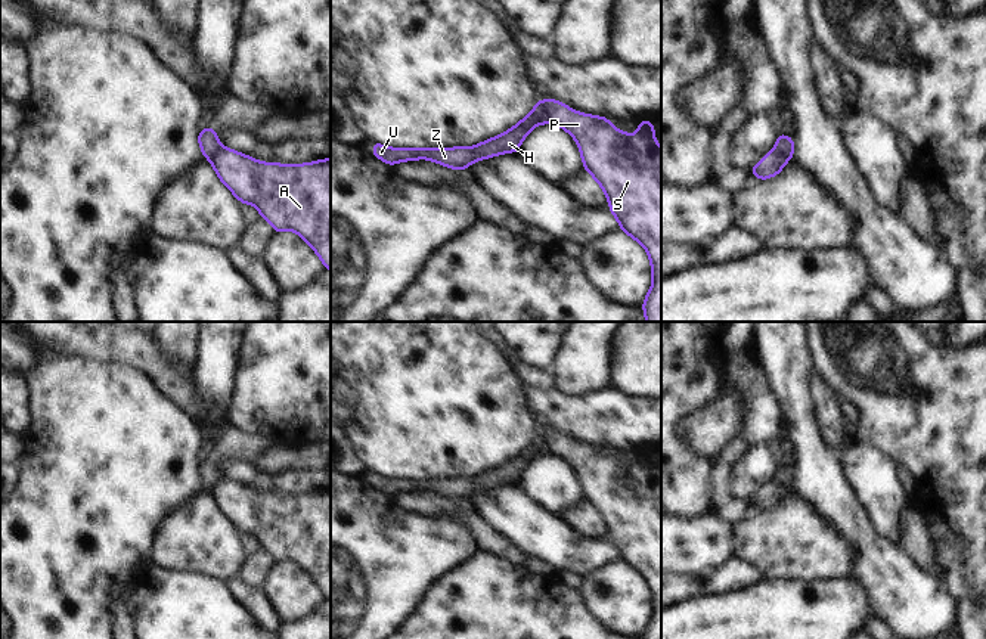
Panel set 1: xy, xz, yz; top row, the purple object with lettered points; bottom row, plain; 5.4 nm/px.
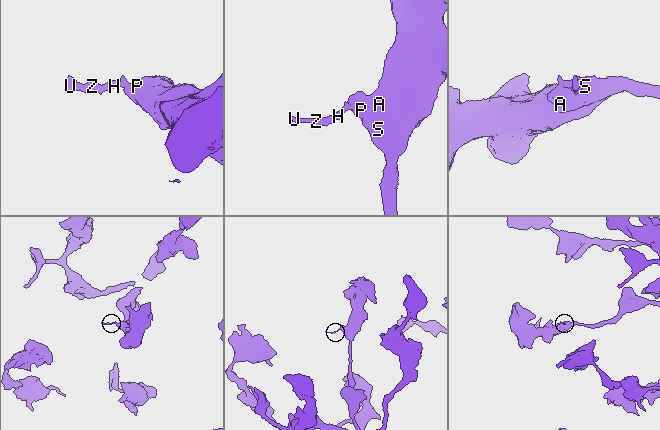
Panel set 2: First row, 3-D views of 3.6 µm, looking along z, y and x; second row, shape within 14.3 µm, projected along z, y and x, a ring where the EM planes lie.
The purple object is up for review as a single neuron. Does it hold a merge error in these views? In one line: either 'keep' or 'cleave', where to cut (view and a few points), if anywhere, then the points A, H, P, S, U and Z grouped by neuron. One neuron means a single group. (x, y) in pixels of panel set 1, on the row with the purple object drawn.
cleave; cut in xz along (542, 101), (551, 121); A P S / H U Z

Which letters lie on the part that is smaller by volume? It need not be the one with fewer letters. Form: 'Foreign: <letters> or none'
Foreign: H, U, Z

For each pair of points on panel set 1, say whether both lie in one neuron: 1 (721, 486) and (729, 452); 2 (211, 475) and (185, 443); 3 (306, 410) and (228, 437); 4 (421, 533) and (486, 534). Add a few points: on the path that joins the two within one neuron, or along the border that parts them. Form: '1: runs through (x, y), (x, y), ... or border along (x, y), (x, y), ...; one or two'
1: border along (715, 462), (728, 462), (731, 465); two
2: border along (198, 462), (198, 477), (205, 489); two
3: border along (228, 424), (248, 433), (259, 433), (275, 441); two
4: border along (440, 515), (456, 518), (480, 551); two

